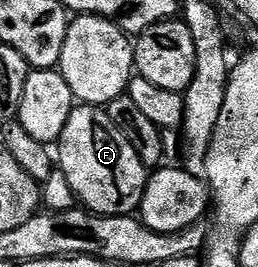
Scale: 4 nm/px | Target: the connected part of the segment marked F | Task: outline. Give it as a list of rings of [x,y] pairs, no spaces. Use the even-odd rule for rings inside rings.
[[[80,104],[71,112],[57,143],[57,165],[65,173],[76,202],[87,212],[98,217],[125,217],[138,210],[149,169],[137,159],[129,139],[113,127],[106,108]]]

